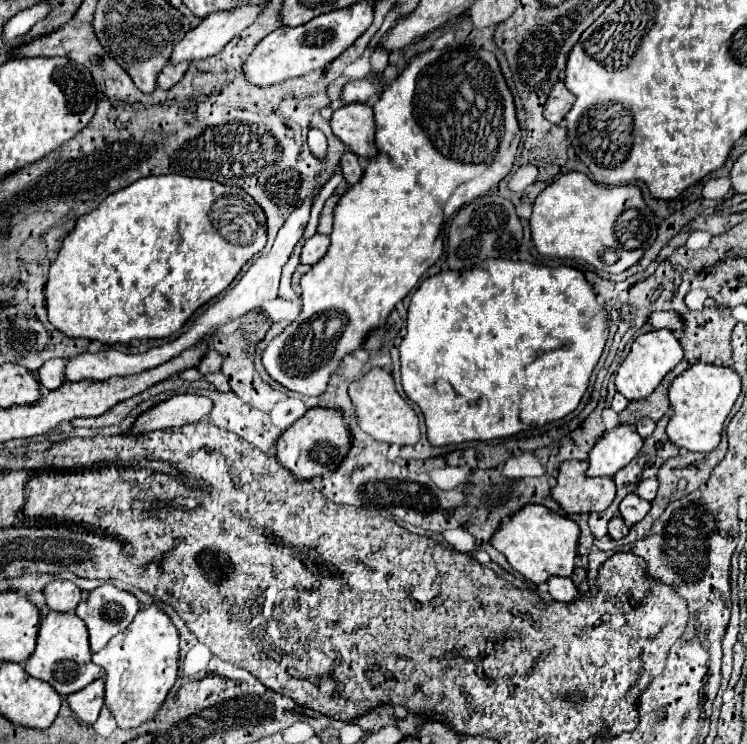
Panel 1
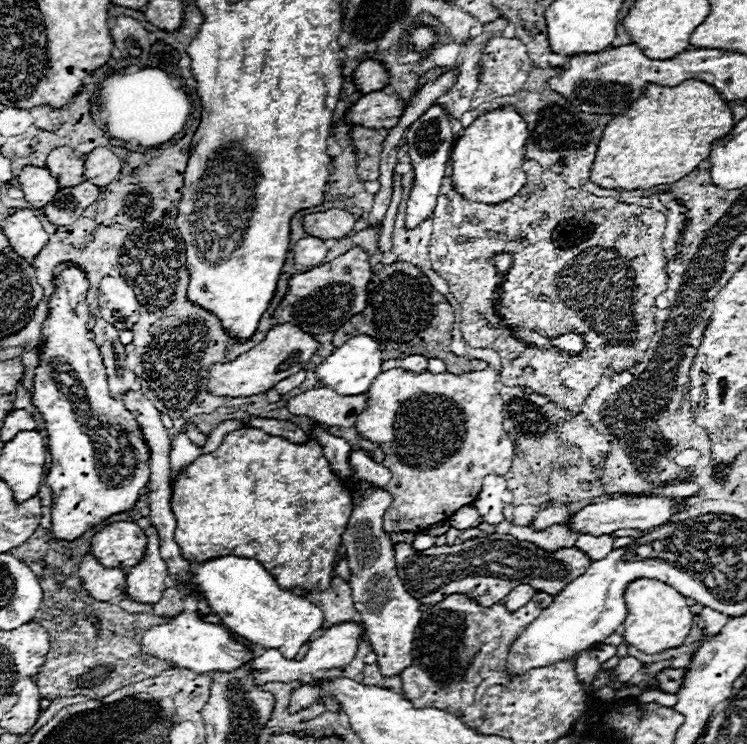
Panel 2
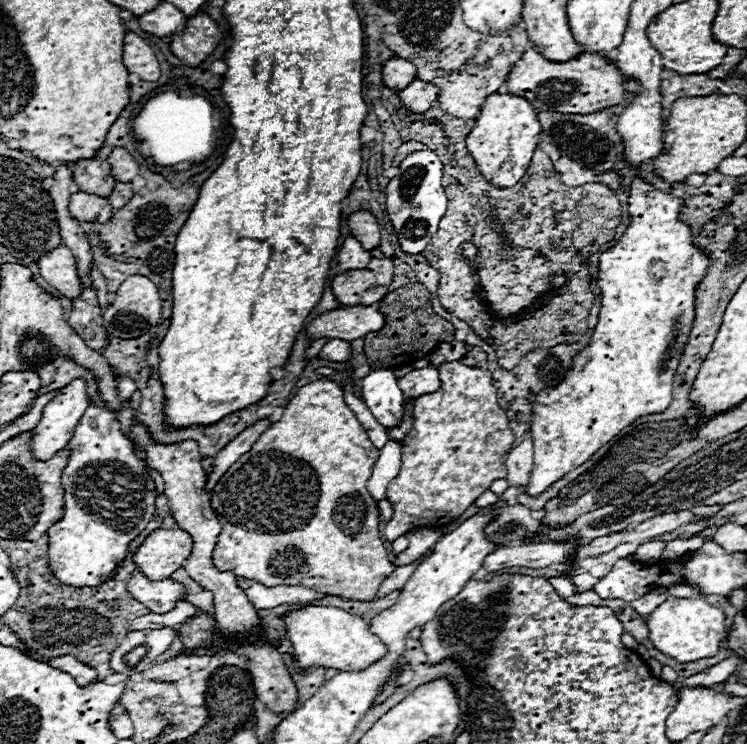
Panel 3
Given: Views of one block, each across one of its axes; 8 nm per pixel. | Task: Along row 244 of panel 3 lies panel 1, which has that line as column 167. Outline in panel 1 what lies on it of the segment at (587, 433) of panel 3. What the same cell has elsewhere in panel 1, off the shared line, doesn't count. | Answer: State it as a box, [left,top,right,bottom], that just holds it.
[92,604,178,728]

